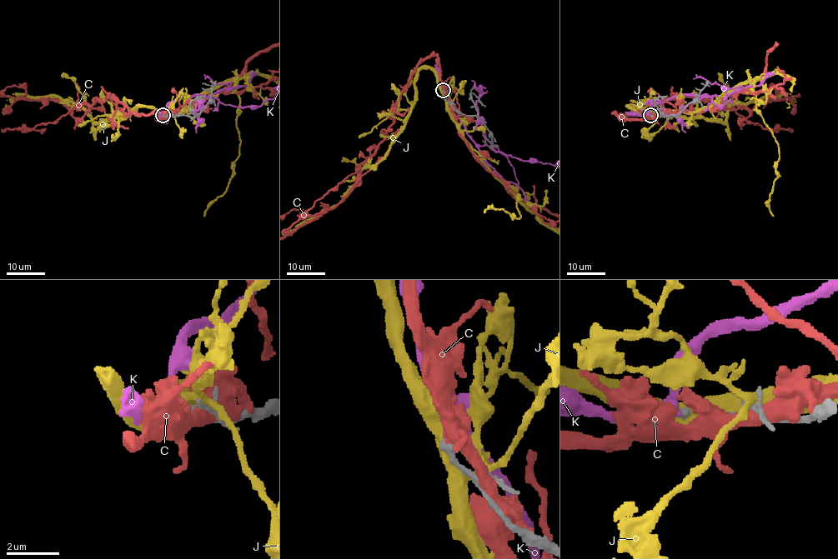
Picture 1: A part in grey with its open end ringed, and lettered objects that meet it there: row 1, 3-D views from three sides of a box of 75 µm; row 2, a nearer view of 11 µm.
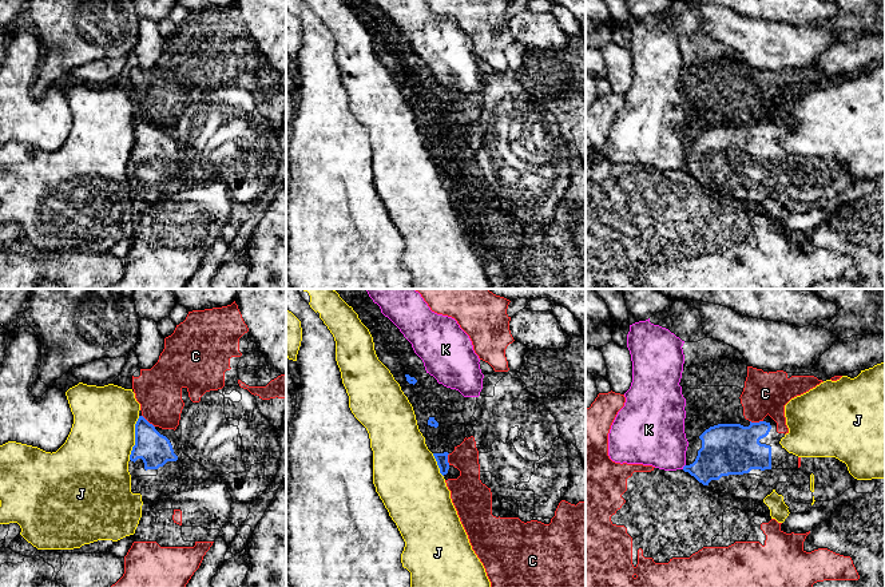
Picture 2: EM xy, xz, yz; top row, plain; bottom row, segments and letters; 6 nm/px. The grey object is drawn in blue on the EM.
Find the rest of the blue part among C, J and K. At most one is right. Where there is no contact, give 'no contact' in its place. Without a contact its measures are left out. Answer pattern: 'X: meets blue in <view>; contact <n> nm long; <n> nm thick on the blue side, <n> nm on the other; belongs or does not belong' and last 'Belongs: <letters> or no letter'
C: meets blue in xy; contact 110 nm long; 200 nm thick on the blue side, 280 nm on the other; does not belong
J: meets blue in xy; contact 280 nm long; 200 nm thick on the blue side, 400 nm on the other; does not belong
K: meets blue in yz; contact 40 nm long; 260 nm thick on the blue side, 360 nm on the other; does not belong
Belongs: no letter

